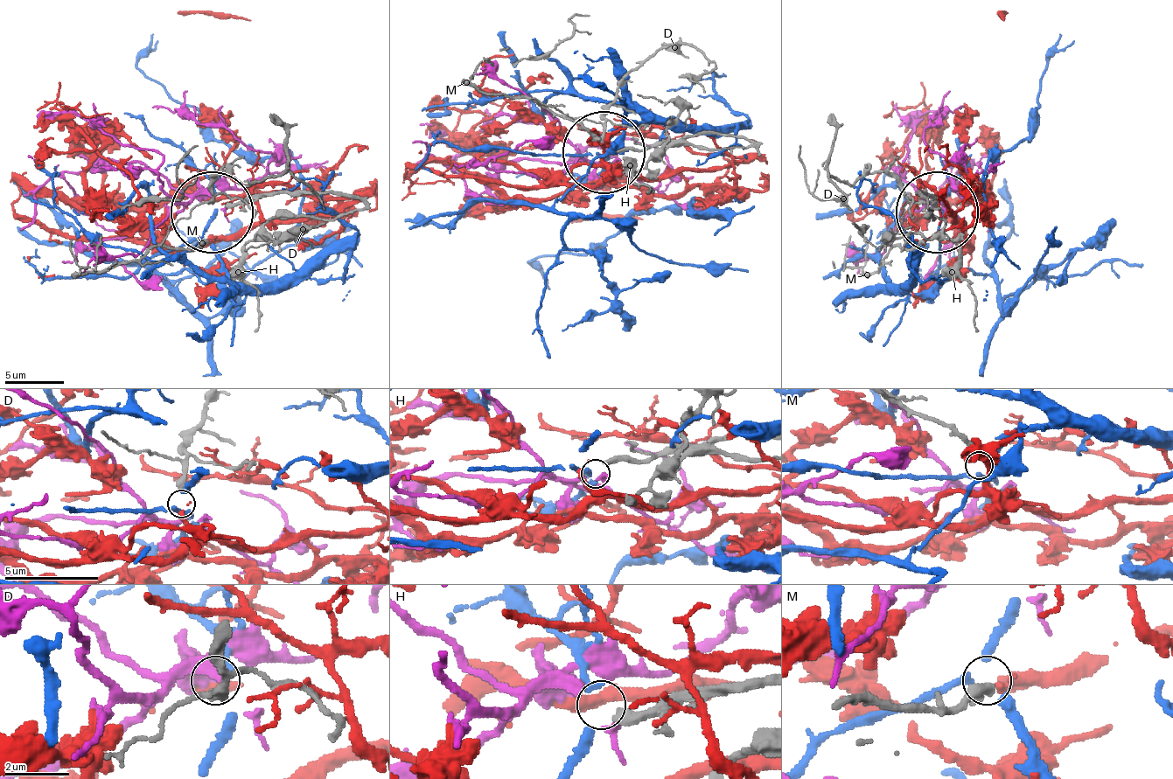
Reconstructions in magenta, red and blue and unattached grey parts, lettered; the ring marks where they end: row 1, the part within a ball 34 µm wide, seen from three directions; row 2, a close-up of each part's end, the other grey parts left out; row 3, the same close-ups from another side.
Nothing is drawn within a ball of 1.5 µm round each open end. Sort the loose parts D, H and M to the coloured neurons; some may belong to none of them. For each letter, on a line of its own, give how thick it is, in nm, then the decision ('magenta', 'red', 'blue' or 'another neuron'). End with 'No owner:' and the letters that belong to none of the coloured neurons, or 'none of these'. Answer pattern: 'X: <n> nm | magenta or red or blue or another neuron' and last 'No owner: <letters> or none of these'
D: 280 nm | another neuron
H: 300 nm | magenta
M: 360 nm | red
No owner: D

